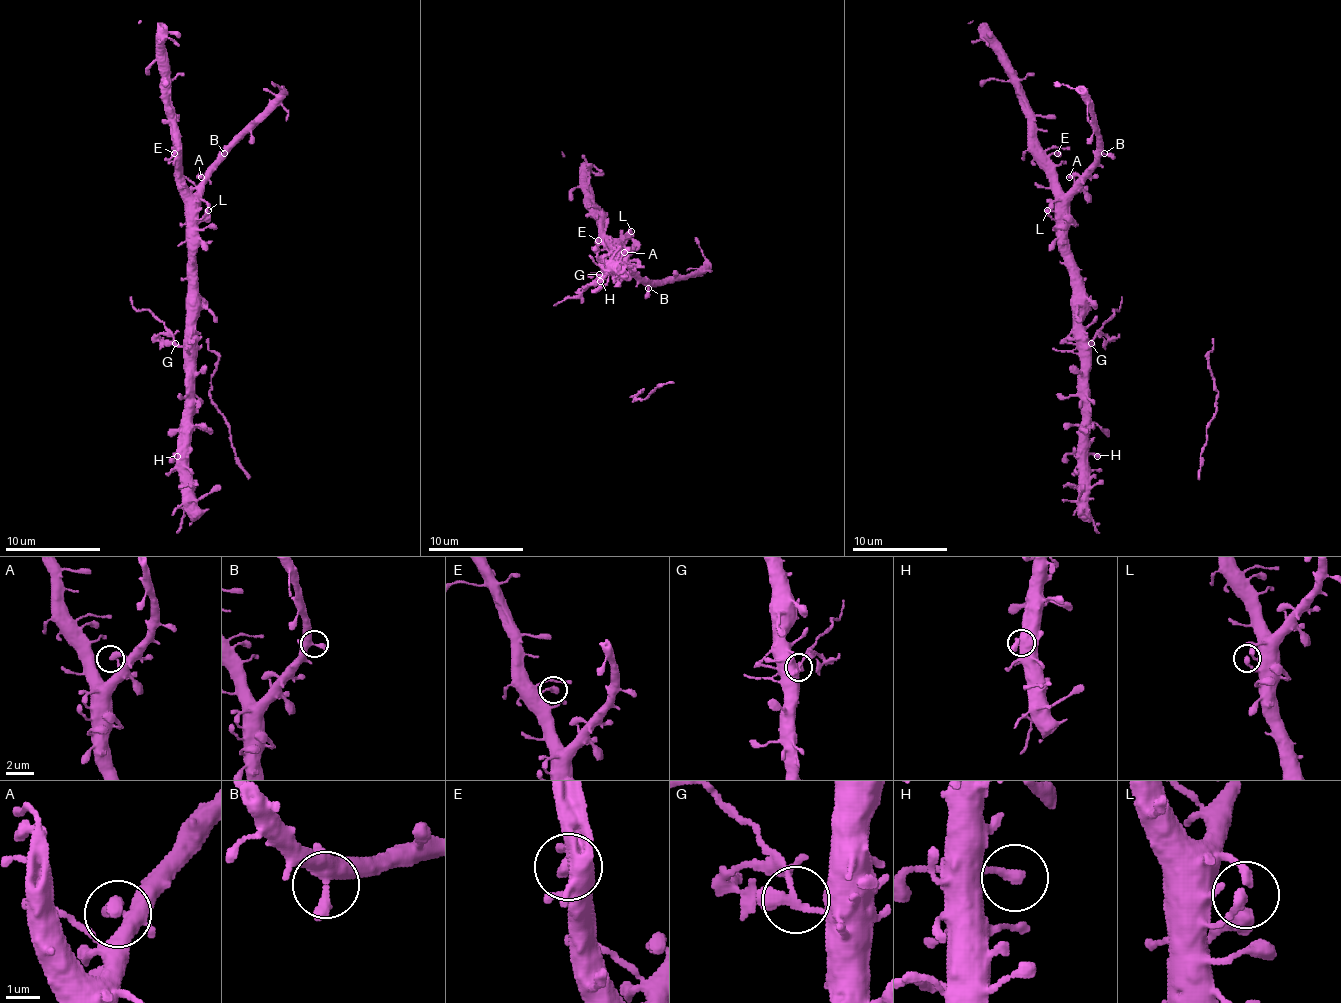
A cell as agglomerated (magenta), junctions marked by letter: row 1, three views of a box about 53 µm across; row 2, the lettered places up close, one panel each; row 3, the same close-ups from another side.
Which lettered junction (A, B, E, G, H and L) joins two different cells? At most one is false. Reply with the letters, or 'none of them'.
G

